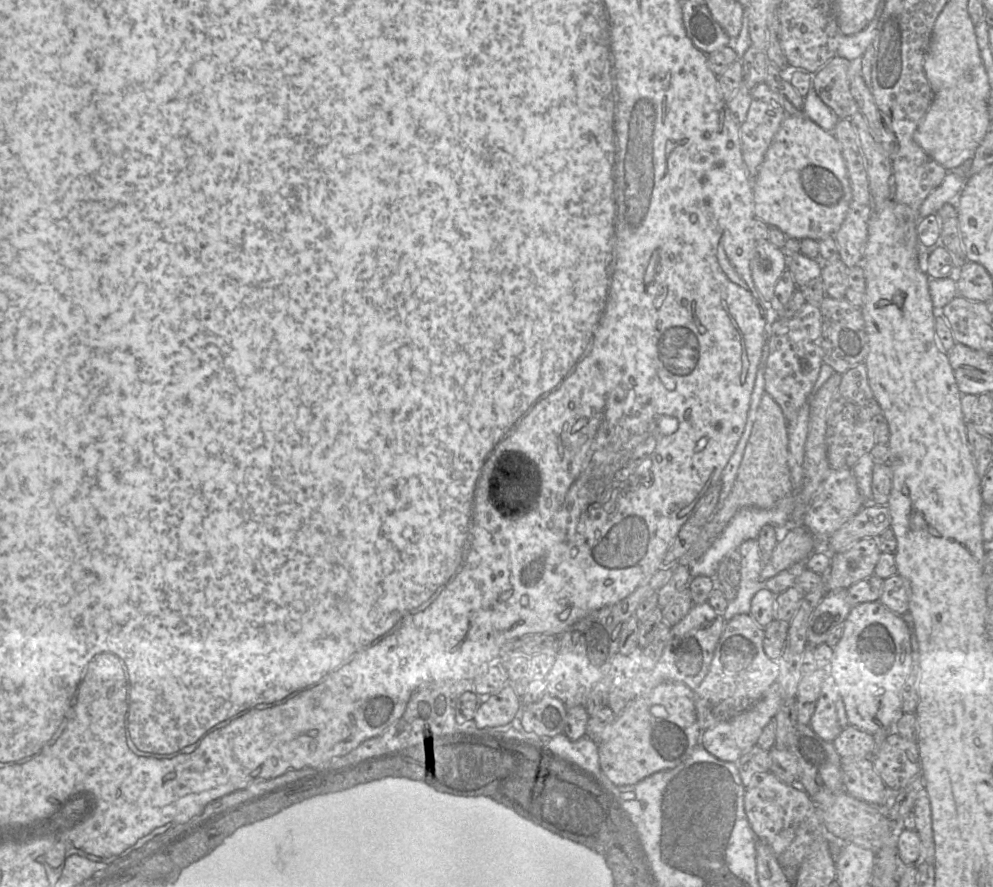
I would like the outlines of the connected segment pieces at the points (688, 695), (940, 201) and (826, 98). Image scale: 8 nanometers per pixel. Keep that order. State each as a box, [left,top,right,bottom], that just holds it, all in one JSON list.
[[598,682,702,786],[920,172,966,218],[813,55,859,119]]

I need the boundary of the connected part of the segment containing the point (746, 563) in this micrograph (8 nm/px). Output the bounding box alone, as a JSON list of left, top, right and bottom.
[724,539,766,621]

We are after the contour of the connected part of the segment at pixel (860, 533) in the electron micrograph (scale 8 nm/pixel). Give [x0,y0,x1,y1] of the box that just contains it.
[829,502,891,552]

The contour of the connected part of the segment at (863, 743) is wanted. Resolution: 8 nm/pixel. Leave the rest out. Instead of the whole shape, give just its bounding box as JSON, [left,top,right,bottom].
[832,724,874,759]

